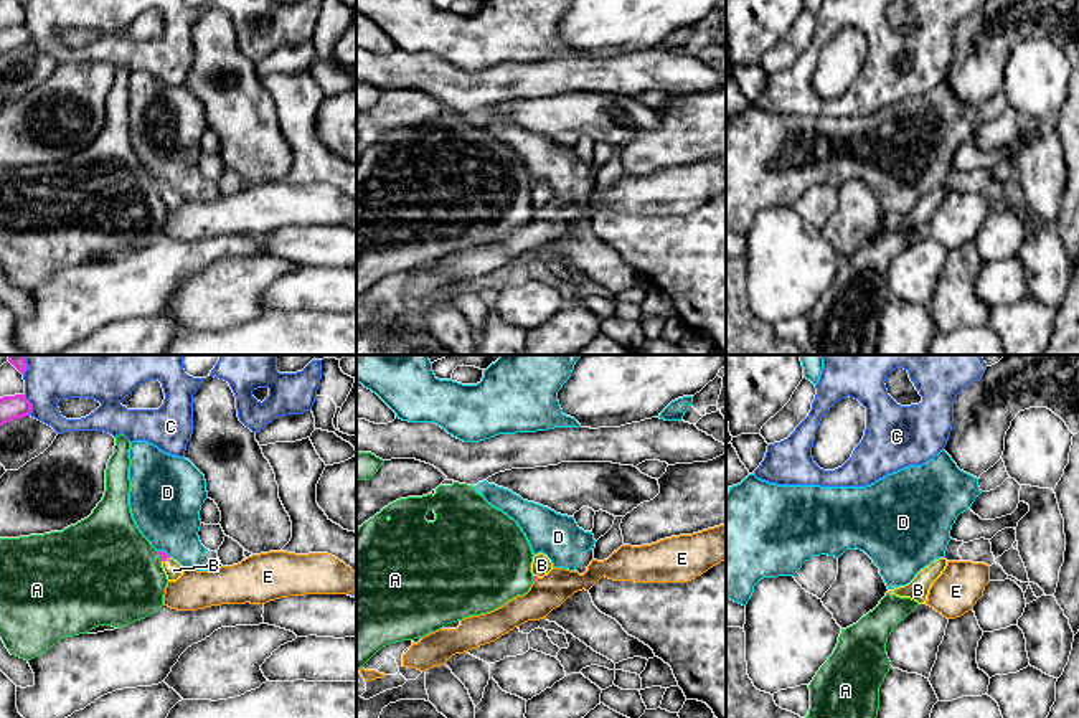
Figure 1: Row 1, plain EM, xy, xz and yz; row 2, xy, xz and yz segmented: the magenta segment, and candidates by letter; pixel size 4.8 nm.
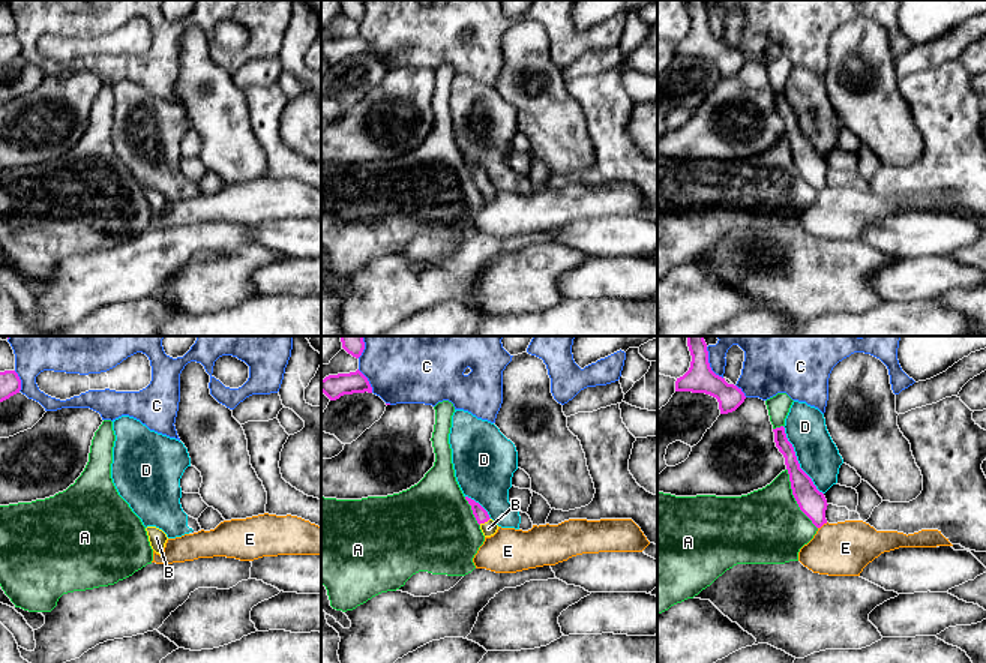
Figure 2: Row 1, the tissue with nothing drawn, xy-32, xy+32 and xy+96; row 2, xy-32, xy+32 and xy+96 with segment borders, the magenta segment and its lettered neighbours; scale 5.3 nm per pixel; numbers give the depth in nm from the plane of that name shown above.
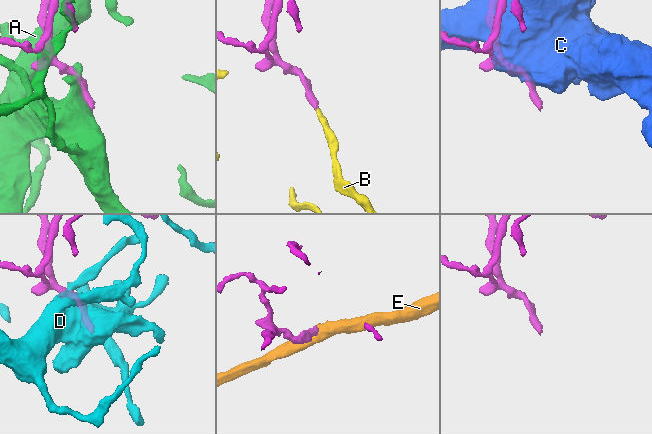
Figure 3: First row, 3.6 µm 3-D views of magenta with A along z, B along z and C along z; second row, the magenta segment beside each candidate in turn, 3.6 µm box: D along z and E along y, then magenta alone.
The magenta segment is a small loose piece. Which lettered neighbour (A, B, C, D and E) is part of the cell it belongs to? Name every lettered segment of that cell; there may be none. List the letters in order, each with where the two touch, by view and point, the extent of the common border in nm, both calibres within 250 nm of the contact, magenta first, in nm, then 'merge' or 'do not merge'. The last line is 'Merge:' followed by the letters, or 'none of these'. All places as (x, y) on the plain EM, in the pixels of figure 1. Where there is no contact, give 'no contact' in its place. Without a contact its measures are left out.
A: contact xy (160, 187); length 60 nm; calibres 50 and 480 nm; do not merge
B: contact xy (165, 190); length 50 nm; calibres 50 and 90 nm; merge
C: contact xy (30, 35); length 110 nm; calibres 110 and 190 nm; do not merge
D: contact xy (165, 184); length 70 nm; calibres 50 and 340 nm; do not merge
E: contact xz (535, 210); length 40 nm; calibres 20 and 170 nm; do not merge
Merge: B

